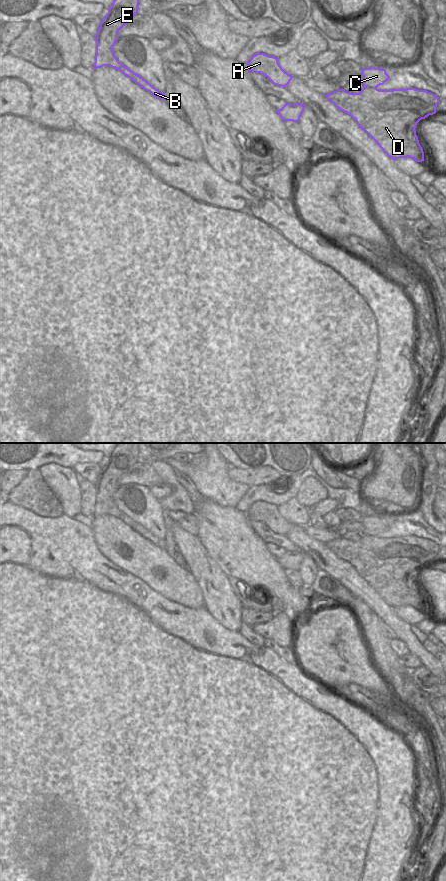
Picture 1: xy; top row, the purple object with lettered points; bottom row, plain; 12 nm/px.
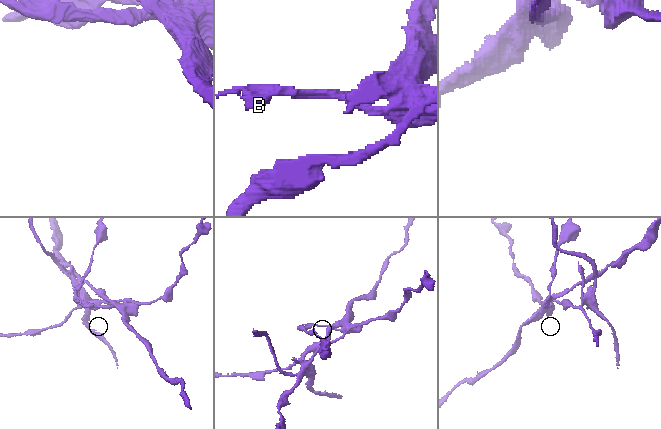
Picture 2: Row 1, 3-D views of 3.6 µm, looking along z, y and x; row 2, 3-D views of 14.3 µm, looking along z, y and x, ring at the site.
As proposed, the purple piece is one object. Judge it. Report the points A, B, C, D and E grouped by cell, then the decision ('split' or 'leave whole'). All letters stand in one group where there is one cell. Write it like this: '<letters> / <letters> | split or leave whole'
A B D E / C | split

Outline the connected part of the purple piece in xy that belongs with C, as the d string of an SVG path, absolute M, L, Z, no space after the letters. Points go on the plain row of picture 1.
M363 516L361 519L363 524L363 534L366 536L377 536L387 530L390 524L382 516Z

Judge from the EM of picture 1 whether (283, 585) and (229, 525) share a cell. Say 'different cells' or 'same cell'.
same cell

